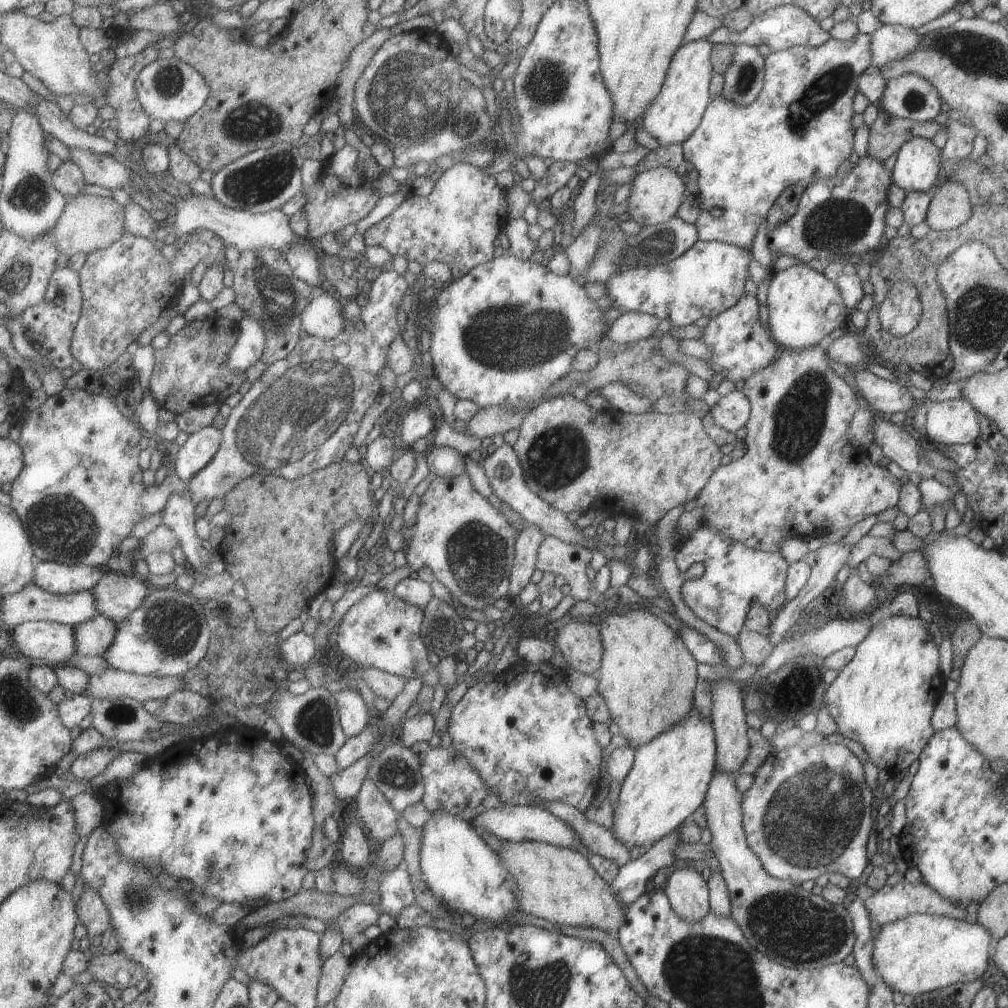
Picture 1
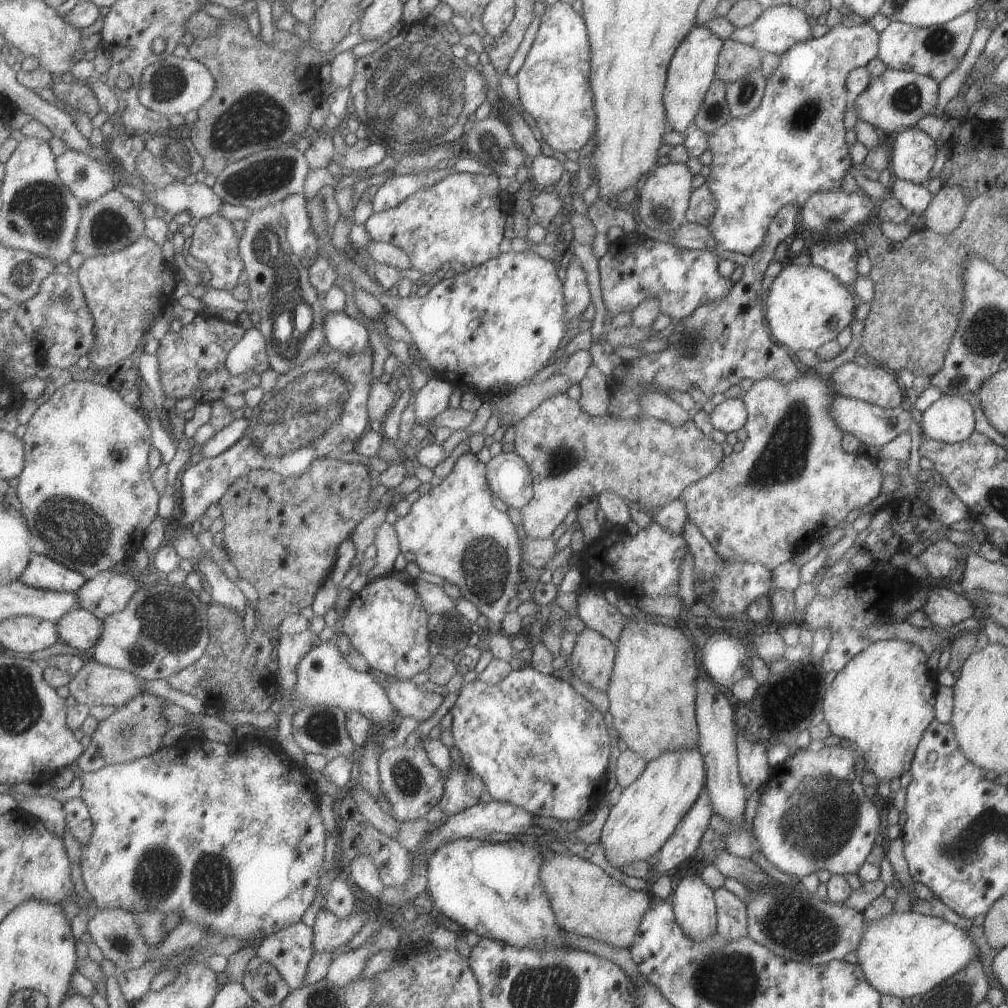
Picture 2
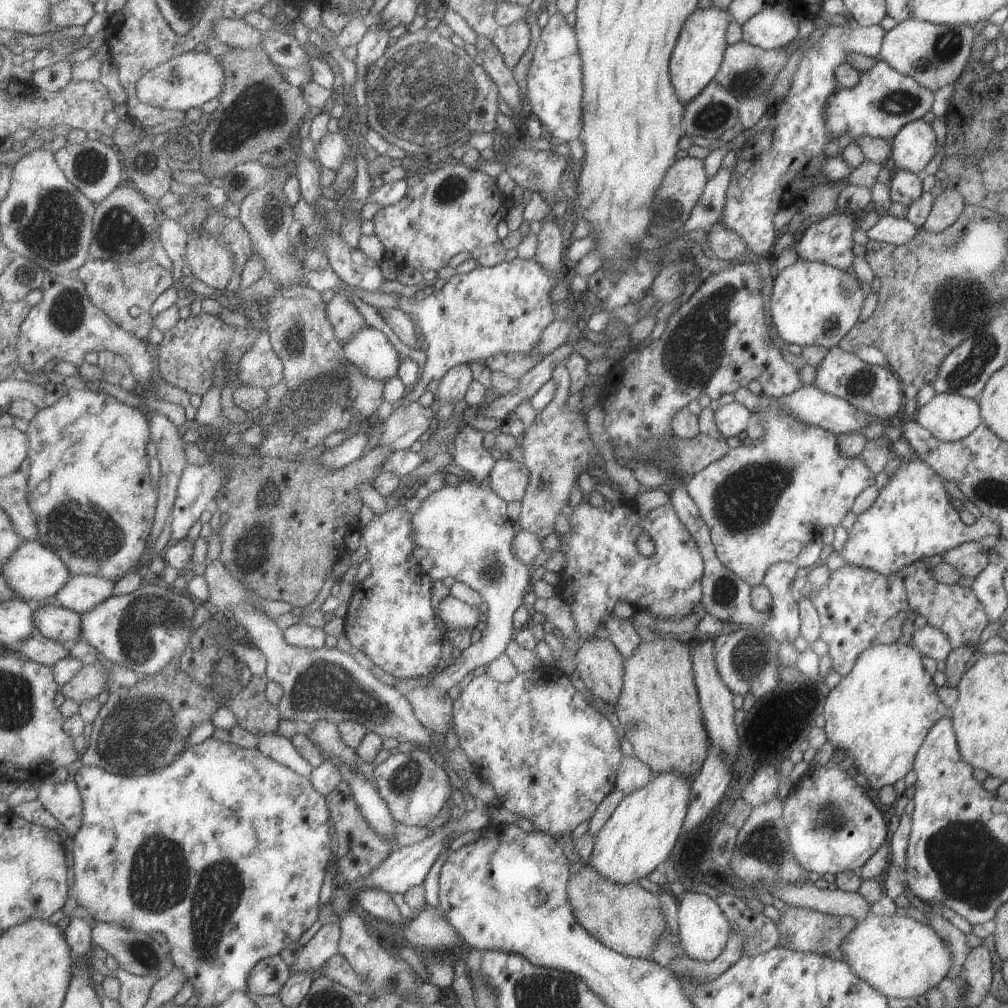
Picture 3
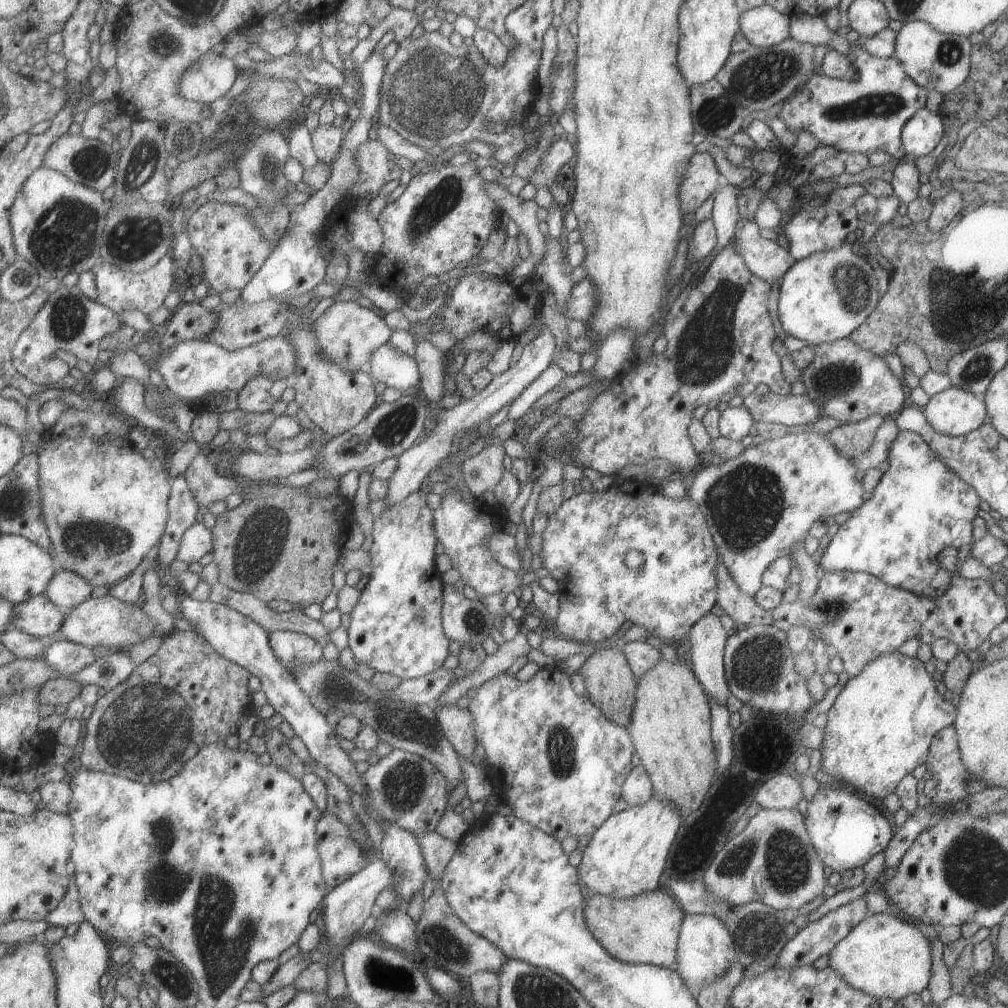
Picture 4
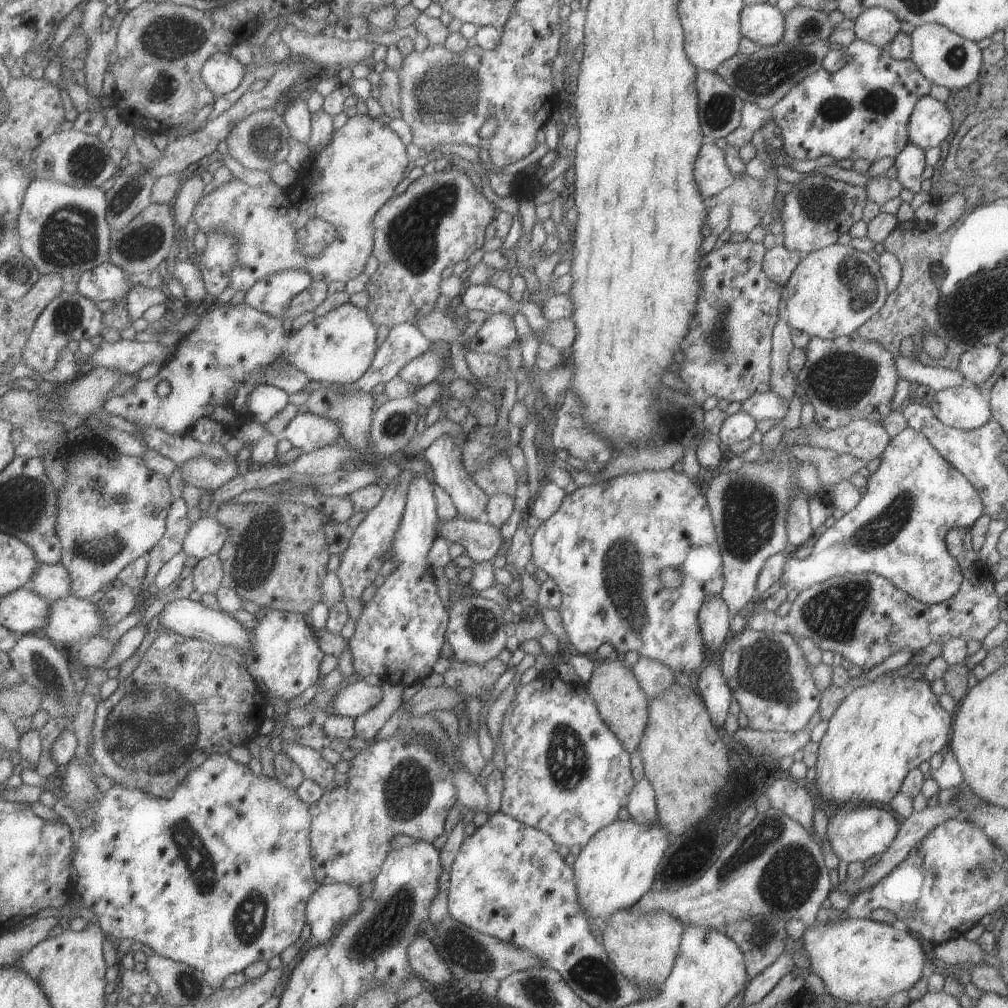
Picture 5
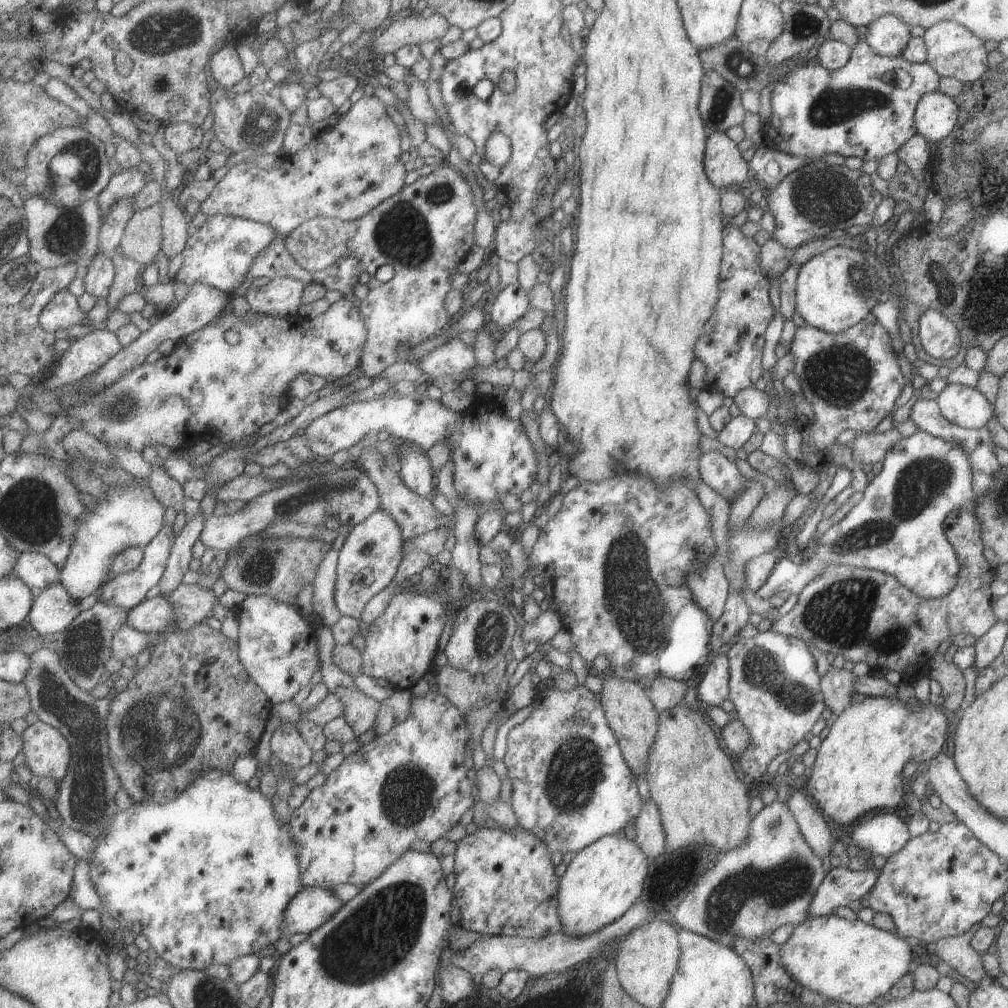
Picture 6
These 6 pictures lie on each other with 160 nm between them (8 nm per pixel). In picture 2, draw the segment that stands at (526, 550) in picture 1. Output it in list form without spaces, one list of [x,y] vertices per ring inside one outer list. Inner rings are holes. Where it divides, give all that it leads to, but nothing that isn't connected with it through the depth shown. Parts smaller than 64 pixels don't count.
[[[555,394],[545,398],[535,410],[531,410],[525,420],[516,428],[516,454],[519,454],[531,472],[533,498],[521,510],[524,532],[527,538],[549,539],[551,532],[561,524],[565,514],[575,509],[575,502],[595,496],[601,492],[613,492],[643,510],[656,511],[689,488],[689,484],[701,480],[713,472],[723,458],[721,444],[709,440],[697,429],[693,420],[685,420],[681,426],[673,426],[657,418],[639,416],[637,419],[613,418],[613,416],[590,416],[580,408],[578,402],[570,400],[567,394]]]

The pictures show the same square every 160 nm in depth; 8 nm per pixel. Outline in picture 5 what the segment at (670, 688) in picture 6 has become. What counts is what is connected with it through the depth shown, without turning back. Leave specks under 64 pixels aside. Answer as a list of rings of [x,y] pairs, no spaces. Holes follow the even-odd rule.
[[[639,657],[629,669],[648,699],[659,696],[675,684],[670,668],[648,658]]]

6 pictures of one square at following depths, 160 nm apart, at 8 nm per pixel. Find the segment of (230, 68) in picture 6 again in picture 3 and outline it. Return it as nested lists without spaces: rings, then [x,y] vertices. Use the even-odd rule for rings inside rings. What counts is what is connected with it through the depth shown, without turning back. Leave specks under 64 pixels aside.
[[[189,52],[182,56],[175,56],[168,62],[159,64],[153,71],[147,72],[137,87],[137,96],[142,103],[153,107],[165,108],[169,110],[179,110],[186,112],[189,108],[199,108],[209,100],[219,99],[225,87],[225,70],[221,66],[220,60],[209,52]]]

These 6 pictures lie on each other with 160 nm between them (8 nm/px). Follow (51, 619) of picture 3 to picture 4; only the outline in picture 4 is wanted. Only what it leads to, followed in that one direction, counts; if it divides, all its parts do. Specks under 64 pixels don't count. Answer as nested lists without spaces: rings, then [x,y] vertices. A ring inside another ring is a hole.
[[[41,594],[33,600],[17,604],[16,619],[12,625],[32,636],[48,640],[64,627],[67,613],[64,608],[54,604],[49,596]]]

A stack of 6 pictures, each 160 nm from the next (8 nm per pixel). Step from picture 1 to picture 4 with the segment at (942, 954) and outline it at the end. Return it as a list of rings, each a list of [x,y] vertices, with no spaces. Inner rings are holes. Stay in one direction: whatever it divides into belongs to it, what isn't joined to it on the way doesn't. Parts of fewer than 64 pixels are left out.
[[[883,913],[863,918],[827,956],[827,966],[833,968],[845,984],[877,999],[900,1001],[909,994],[921,993],[931,977],[931,948],[923,933],[915,925]]]

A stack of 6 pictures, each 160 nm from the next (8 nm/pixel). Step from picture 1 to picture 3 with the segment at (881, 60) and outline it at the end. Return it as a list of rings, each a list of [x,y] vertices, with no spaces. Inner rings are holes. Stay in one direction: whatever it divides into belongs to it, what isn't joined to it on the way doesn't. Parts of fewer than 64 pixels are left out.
[[[907,19],[885,32],[877,58],[934,93],[947,84],[951,85],[963,72],[971,54],[973,34],[975,32],[969,24],[939,25]]]

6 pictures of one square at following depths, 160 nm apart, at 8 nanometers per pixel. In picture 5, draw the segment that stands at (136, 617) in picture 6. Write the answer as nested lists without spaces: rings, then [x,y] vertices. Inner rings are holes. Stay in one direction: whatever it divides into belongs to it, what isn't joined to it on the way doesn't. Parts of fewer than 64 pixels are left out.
[[[175,599],[164,606],[160,612],[159,623],[169,630],[181,633],[183,636],[197,637],[214,645],[237,645],[242,651],[248,653],[252,647],[252,630],[245,629],[229,613],[213,611],[201,601],[187,599]]]

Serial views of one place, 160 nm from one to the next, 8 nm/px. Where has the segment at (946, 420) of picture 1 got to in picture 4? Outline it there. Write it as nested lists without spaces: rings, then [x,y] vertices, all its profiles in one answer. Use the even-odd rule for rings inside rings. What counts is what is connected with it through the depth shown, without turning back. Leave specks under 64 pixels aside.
[[[951,386],[929,397],[921,410],[929,428],[949,437],[968,434],[987,421],[983,400]]]

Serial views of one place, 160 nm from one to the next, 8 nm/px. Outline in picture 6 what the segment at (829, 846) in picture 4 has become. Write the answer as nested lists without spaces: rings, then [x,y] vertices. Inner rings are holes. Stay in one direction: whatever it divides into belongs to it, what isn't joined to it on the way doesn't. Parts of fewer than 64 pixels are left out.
[[[875,814],[851,828],[849,842],[860,846],[861,855],[881,854],[887,858],[899,852],[911,838],[907,824],[895,814]]]

